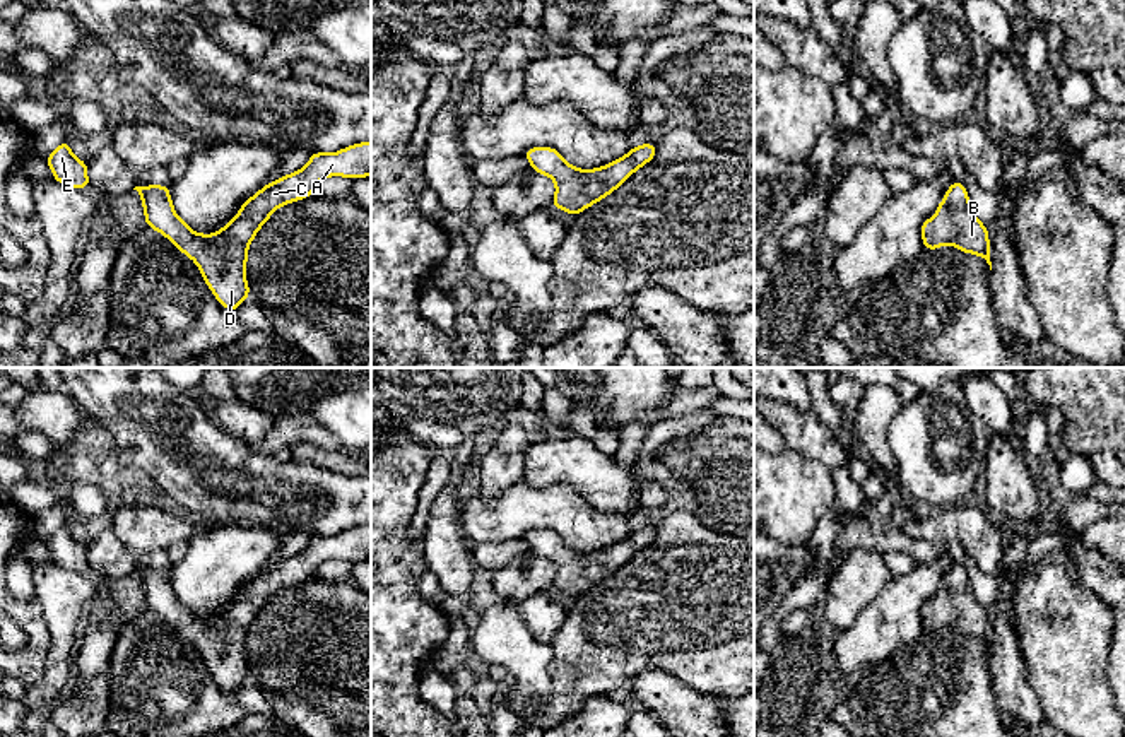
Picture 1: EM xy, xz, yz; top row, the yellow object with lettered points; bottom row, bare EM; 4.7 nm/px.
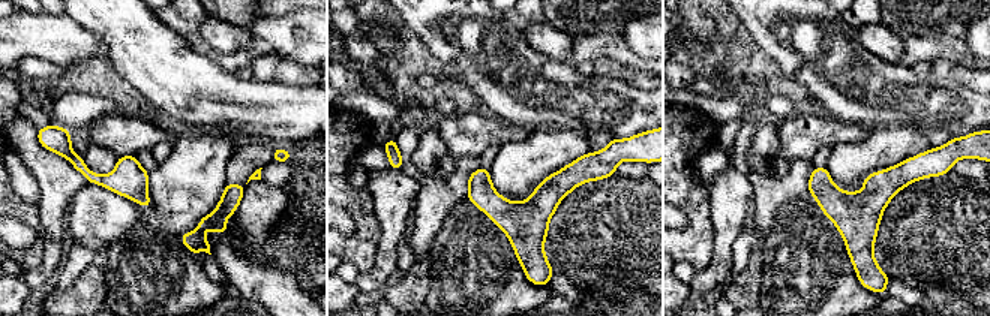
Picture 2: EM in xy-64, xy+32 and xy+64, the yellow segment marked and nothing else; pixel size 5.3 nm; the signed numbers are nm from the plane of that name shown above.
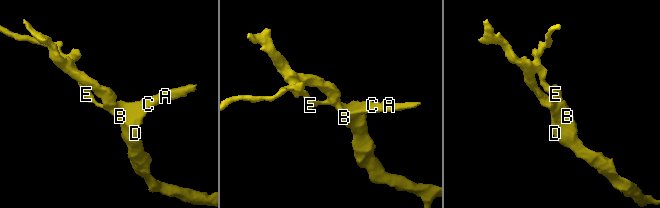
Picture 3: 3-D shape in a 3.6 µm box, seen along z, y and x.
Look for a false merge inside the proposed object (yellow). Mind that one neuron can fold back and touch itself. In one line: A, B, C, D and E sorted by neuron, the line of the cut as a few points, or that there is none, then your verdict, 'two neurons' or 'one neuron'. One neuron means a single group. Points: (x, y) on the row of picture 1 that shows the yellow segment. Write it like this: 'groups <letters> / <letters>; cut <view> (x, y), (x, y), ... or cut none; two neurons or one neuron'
groups A B C D E; cut none; one neuron

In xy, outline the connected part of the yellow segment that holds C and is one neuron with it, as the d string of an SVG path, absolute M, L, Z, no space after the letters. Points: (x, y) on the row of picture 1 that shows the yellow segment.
M371 140L349 145L339 152L313 152L309 162L248 198L221 231L200 234L181 221L173 207L169 186L135 186L144 205L145 226L164 234L181 253L190 256L215 299L236 311L250 296L244 265L248 246L258 229L282 205L313 195L315 186L328 176L366 178L371 174Z

